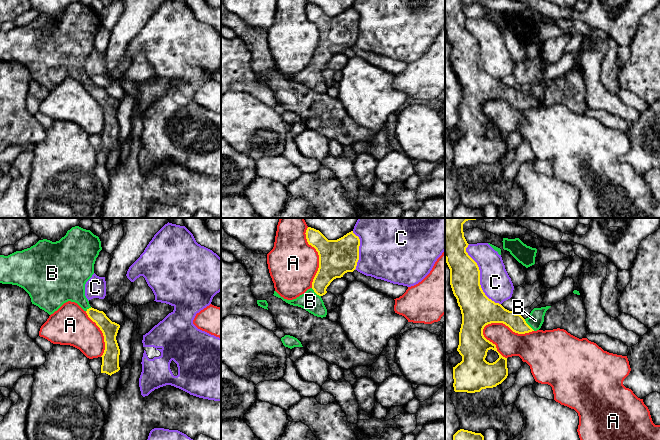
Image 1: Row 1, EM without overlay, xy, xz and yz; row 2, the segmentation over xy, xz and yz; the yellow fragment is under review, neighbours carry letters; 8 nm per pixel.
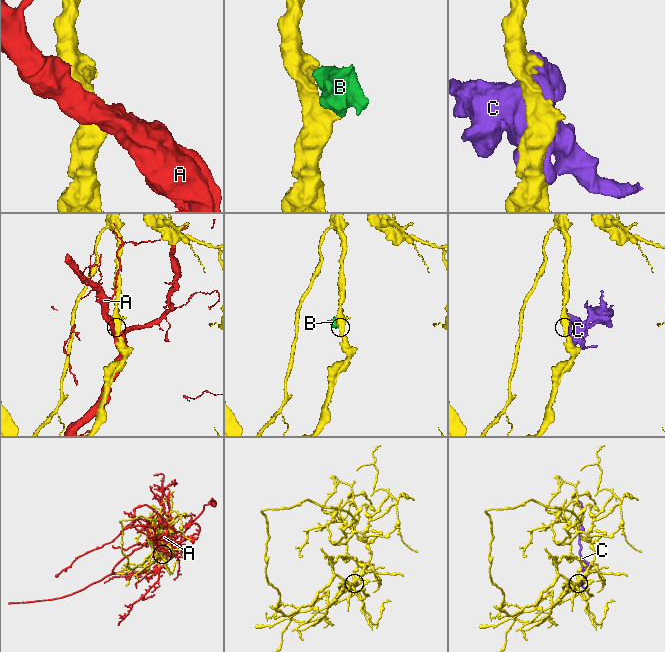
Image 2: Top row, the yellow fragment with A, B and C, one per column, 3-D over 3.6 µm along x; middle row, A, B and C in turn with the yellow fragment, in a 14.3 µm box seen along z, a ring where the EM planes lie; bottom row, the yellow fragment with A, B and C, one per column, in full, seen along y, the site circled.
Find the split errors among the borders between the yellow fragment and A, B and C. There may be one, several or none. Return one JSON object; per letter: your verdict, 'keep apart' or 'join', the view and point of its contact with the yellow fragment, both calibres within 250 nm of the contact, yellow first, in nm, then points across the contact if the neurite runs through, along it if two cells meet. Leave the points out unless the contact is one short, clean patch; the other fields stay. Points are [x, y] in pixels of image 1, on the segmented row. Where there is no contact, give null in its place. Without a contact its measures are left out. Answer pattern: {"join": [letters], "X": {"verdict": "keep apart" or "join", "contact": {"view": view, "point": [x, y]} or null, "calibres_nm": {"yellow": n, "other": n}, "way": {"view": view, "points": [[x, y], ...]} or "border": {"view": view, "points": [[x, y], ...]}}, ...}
{"join": ["B"], "A": {"verdict": "keep apart", "contact": {"view": "yz", "point": [505, 324]}, "calibres_nm": {"yellow": 260, "other": 220}}, "B": {"verdict": "join", "contact": {"view": "yz", "point": [528, 325]}, "calibres_nm": {"yellow": 140, "other": 120}, "way": {"view": "yz", "points": [[499, 314], [519, 325], [528, 325], [535, 320]]}}, "C": {"verdict": "keep apart", "contact": {"view": "yz", "point": [479, 277]}, "calibres_nm": {"yellow": 260, "other": 240}}}

